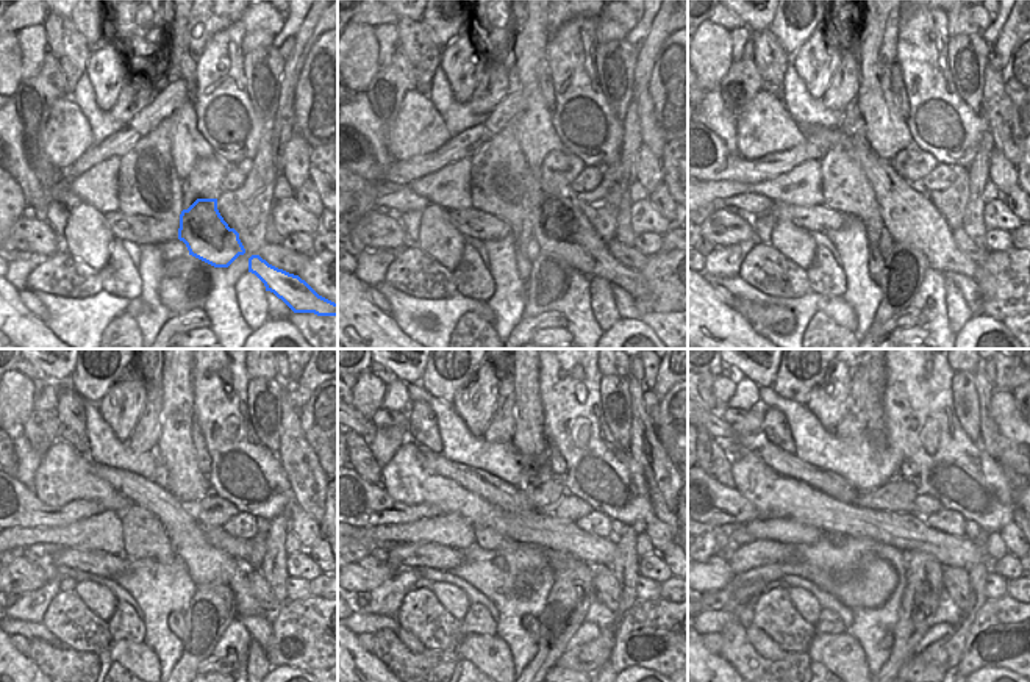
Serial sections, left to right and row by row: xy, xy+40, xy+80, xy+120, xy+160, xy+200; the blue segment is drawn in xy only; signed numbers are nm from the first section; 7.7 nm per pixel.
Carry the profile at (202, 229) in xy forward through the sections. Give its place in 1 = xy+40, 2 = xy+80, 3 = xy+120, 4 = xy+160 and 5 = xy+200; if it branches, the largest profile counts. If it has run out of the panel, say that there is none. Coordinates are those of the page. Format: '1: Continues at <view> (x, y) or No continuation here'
1: Continues at xy+40 (558, 226)
2: Continues at xy+80 (908, 216)
3: Continues at xy+120 (205, 565)
4: Continues at xy+160 (488, 487)
5: Continues at xy+200 (790, 465)

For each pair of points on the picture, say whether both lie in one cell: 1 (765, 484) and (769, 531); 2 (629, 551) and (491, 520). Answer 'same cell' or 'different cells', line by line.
1: different cells
2: different cells

